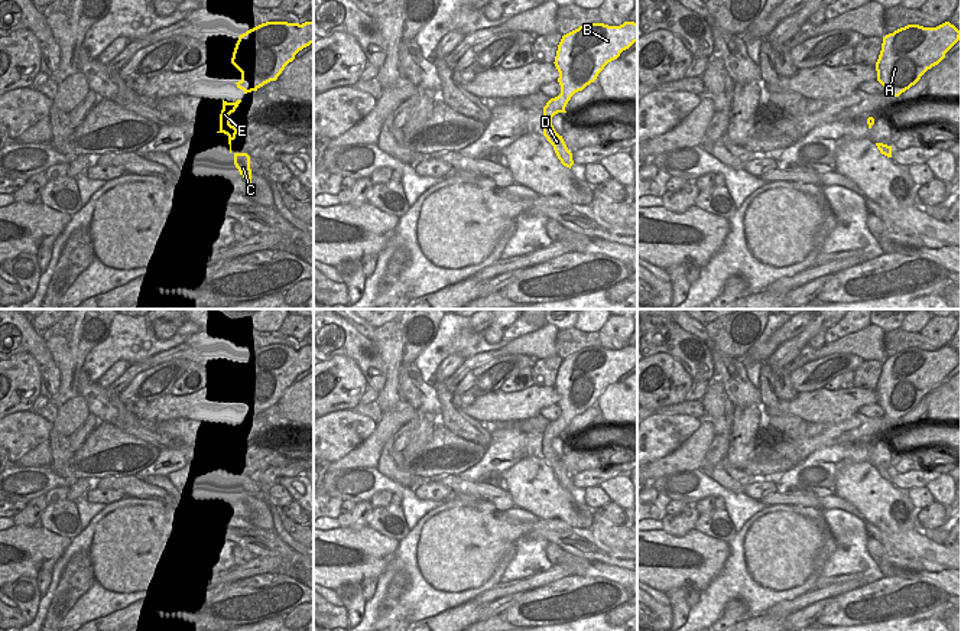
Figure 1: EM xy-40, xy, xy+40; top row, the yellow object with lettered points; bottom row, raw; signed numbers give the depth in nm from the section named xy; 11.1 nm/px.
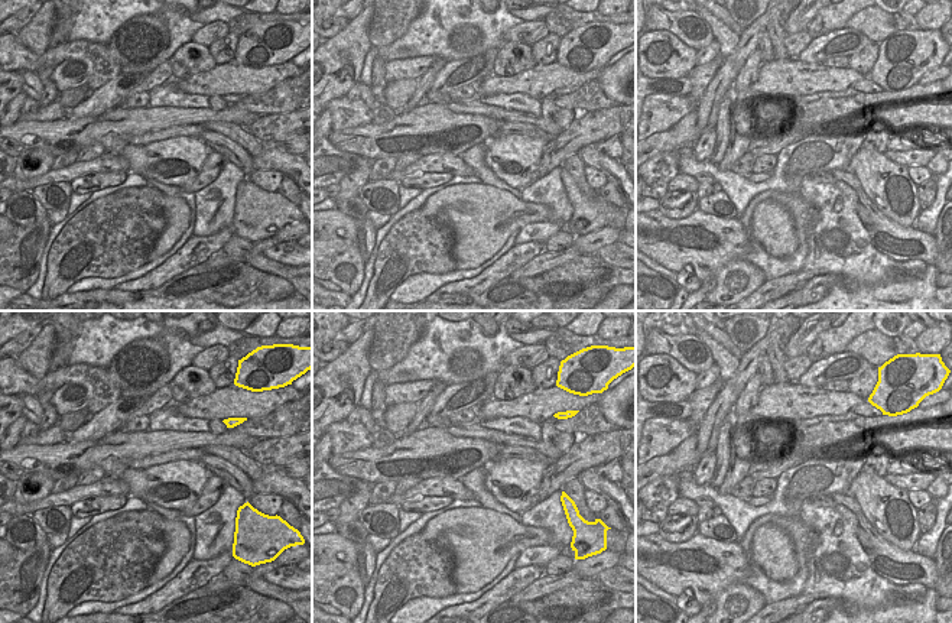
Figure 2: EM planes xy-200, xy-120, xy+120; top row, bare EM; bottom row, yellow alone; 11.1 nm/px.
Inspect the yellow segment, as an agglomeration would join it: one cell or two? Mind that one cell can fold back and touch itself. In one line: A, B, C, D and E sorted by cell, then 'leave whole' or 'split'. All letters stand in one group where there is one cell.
groups A B C D E; leave whole

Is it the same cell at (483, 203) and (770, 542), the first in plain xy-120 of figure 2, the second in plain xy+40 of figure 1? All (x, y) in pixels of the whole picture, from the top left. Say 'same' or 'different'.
same

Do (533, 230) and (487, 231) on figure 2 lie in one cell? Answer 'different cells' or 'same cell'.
different cells

